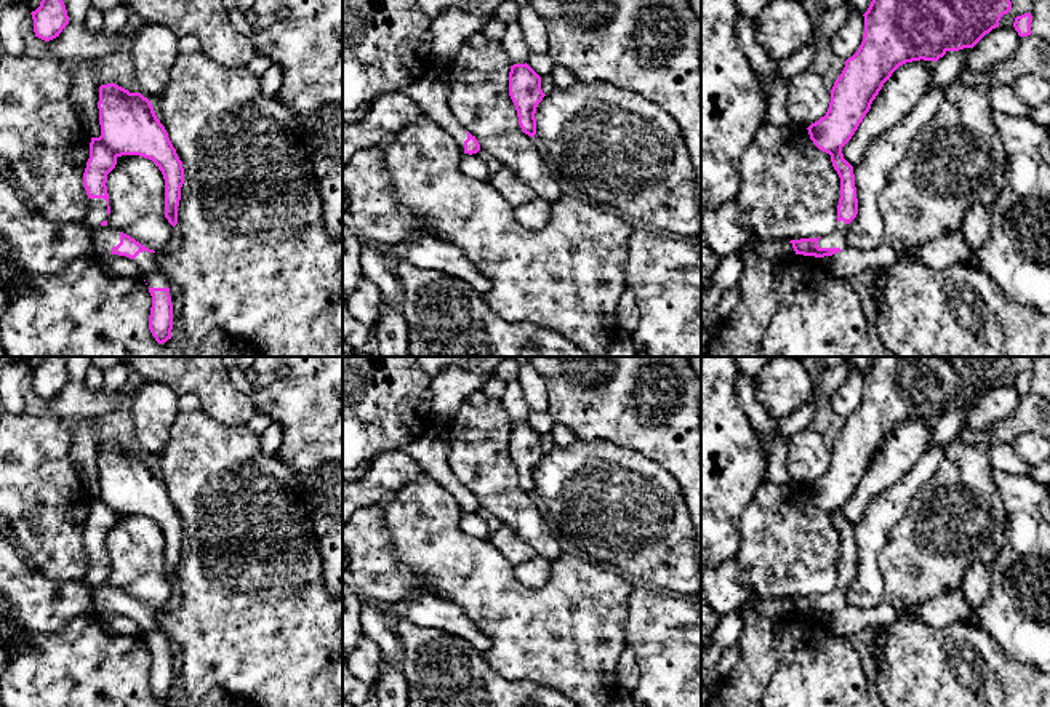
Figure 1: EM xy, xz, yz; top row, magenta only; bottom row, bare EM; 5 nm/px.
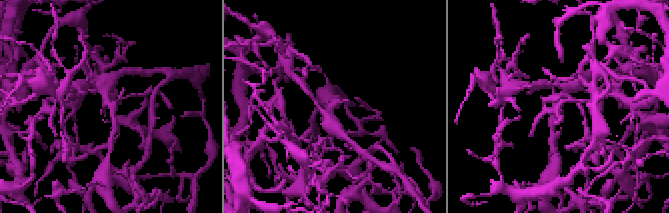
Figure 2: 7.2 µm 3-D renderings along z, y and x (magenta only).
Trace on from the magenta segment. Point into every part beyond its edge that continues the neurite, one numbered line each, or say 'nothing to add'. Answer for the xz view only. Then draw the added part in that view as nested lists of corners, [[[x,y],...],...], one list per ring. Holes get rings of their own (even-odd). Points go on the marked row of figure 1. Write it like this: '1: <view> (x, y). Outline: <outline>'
1: xz (431, 93). Outline: [[[437,69],[419,82],[408,85],[402,93],[413,99],[464,152],[467,133],[448,106],[448,83],[440,78]]]

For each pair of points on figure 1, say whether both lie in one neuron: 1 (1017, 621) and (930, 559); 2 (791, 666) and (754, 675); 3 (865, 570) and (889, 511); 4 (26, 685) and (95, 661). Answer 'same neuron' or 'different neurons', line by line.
1: different neurons
2: different neurons
3: same neuron
4: same neuron

